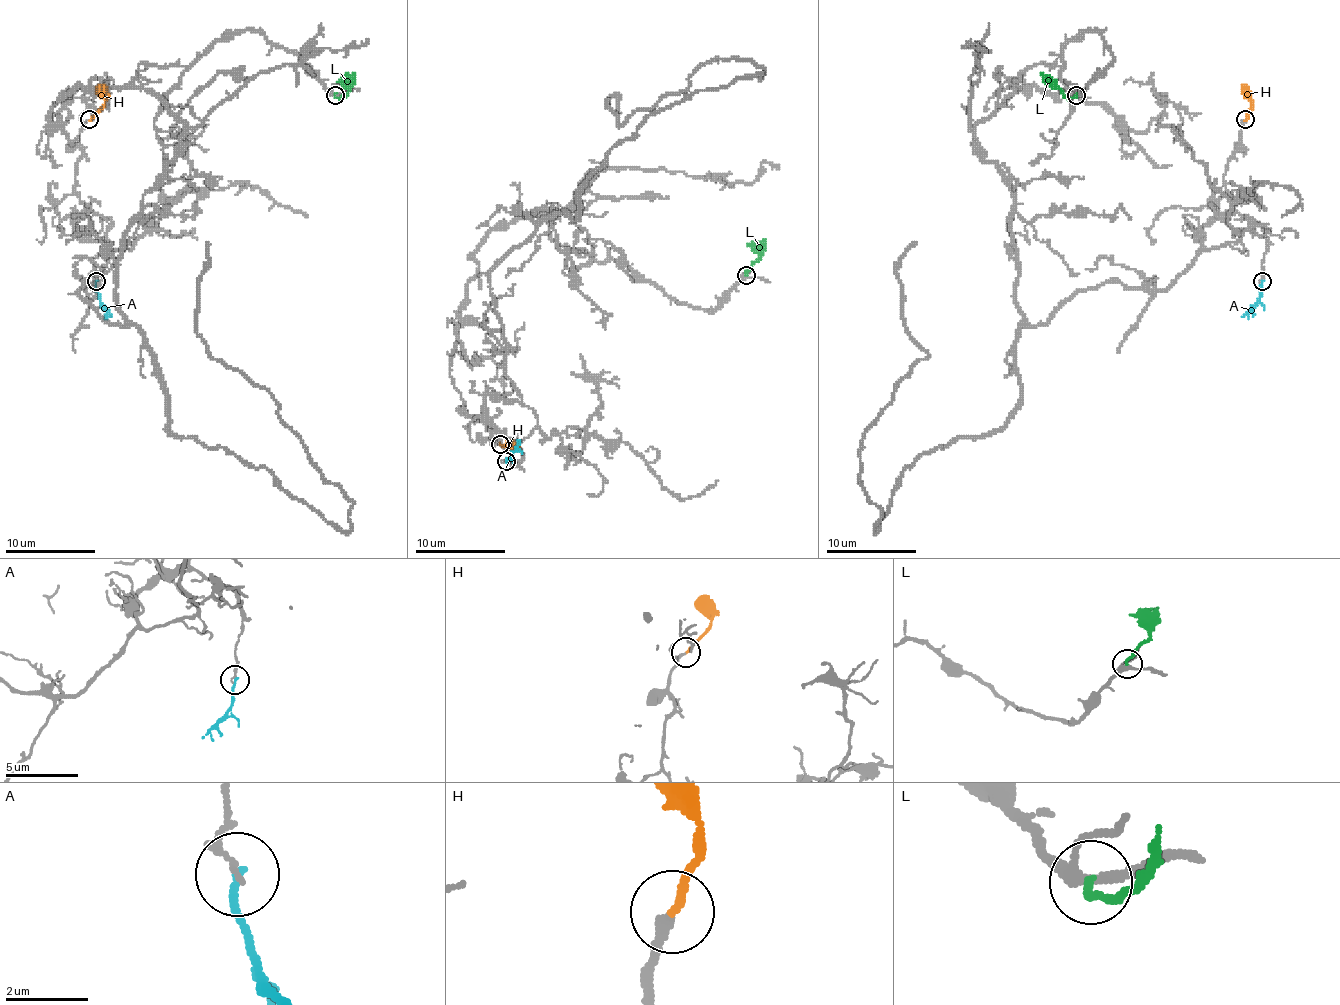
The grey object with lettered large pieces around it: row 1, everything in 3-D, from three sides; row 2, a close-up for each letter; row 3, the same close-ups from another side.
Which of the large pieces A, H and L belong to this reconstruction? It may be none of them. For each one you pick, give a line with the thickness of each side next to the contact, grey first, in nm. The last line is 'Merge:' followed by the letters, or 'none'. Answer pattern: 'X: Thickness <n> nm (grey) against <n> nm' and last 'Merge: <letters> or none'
H: Thickness 220 nm (grey) against 170 nm
Merge: H

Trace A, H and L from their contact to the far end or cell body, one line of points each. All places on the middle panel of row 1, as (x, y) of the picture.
A: (506, 460), (519, 440)
H: (499, 444), (515, 449), (508, 440)
L: (745, 275), (765, 239)

